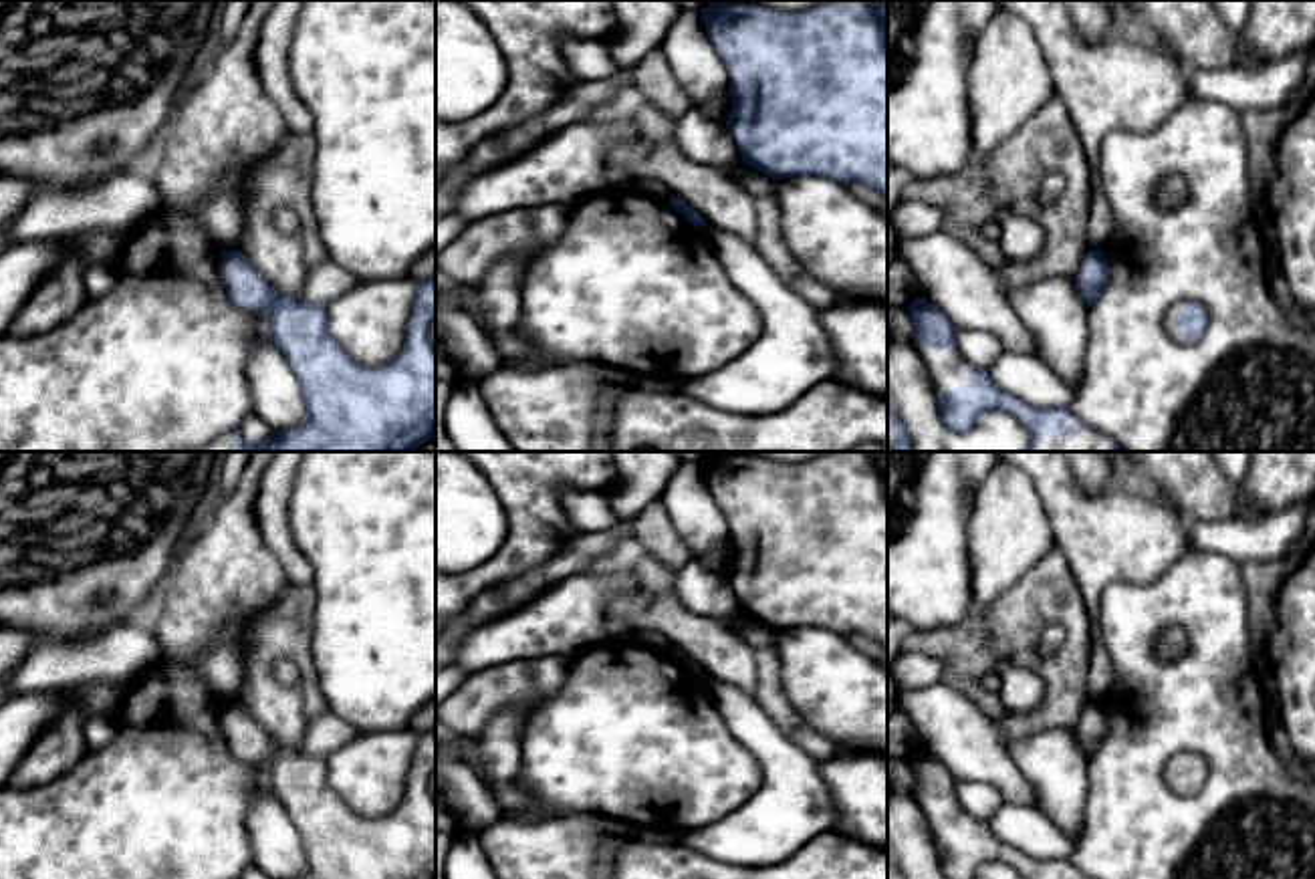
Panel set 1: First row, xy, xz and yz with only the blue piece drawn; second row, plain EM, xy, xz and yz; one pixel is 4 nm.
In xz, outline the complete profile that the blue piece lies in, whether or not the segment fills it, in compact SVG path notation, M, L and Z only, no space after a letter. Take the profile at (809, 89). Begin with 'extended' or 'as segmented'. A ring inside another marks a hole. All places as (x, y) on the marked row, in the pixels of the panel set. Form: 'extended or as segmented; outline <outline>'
as segmented; outline M712 0L700 12L730 75L732 109L726 129L746 165L774 181L817 175L843 185L859 181L887 198L887 0L823 0L799 12Z

